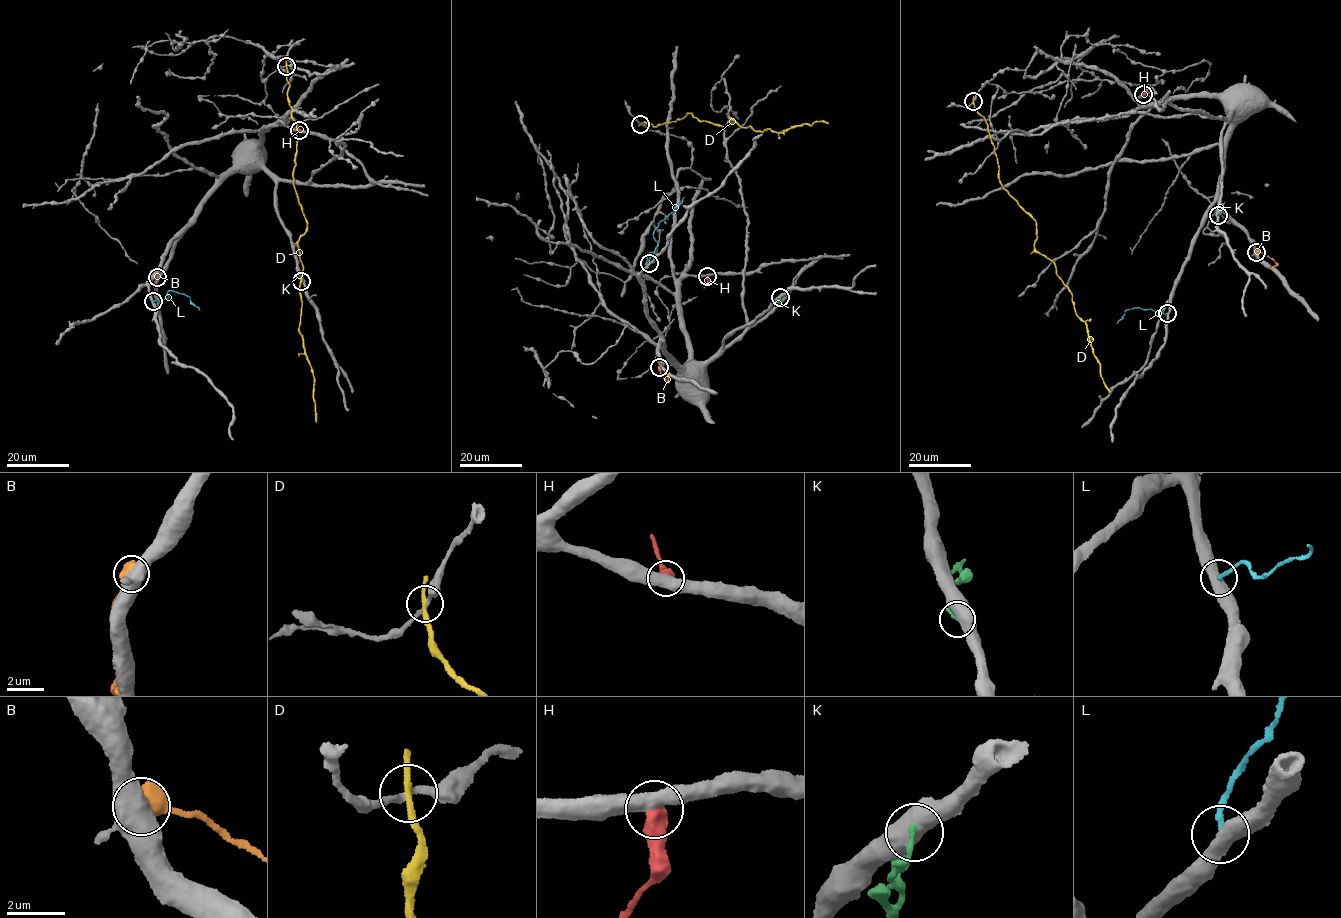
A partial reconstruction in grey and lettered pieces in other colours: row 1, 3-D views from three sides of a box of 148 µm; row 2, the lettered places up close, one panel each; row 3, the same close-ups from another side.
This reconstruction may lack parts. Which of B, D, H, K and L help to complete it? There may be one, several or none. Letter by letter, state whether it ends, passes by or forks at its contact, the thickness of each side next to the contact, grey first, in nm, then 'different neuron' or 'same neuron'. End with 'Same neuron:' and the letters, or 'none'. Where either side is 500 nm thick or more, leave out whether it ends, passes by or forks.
B: calibres 440 and 700 nm; different neuron
D: it passes by; calibres 240 and 200 nm; different neuron
H: calibres 500 and 650 nm; same neuron
K: calibres 550 and 180 nm; different neuron
L: it ends; calibres 480 and 180 nm; different neuron
Same neuron: H

